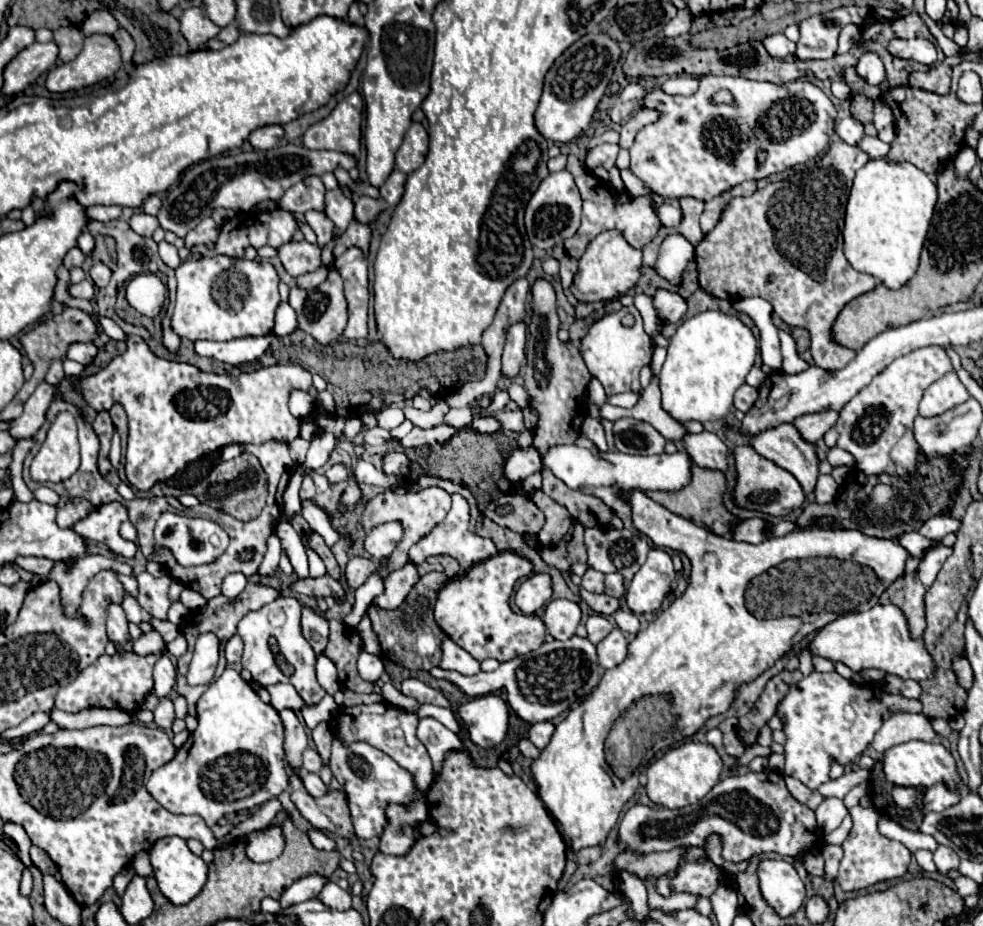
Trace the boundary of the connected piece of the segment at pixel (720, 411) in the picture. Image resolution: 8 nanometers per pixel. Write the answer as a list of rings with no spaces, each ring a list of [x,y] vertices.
[[[704,311],[692,319],[686,319],[668,345],[668,355],[660,371],[660,391],[662,409],[680,423],[686,421],[718,421],[730,413],[734,391],[744,383],[746,373],[754,365],[758,353],[758,343],[752,331],[734,315],[724,315],[718,311]]]

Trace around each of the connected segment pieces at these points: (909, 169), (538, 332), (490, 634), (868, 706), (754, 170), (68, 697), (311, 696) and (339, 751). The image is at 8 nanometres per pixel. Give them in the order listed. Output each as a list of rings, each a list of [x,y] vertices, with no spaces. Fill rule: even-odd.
[[[870,159],[856,171],[846,205],[844,255],[856,271],[872,275],[890,289],[906,285],[918,269],[920,251],[936,205],[936,185],[912,163]]]
[[[536,279],[532,283],[532,317],[528,321],[528,341],[526,341],[526,373],[524,387],[530,395],[530,407],[538,413],[538,425],[534,429],[534,447],[544,455],[548,447],[562,443],[576,443],[580,437],[580,427],[588,415],[586,387],[590,381],[590,371],[584,367],[578,347],[572,343],[562,343],[558,339],[558,313],[554,287],[546,279]]]
[[[498,551],[492,559],[476,563],[464,575],[454,575],[446,583],[434,605],[434,619],[438,627],[462,649],[466,649],[476,661],[488,657],[504,663],[534,651],[544,643],[546,627],[540,615],[518,615],[510,609],[510,595],[516,583],[532,575],[532,563],[514,551]]]
[[[836,671],[810,673],[792,685],[784,701],[778,705],[778,717],[784,719],[784,733],[788,737],[784,745],[784,775],[802,781],[806,787],[820,787],[828,781],[832,759],[838,759],[842,765],[854,763],[872,743],[872,737],[884,719],[898,711],[920,713],[922,707],[916,699],[890,695],[876,685],[856,685]]]
[[[704,75],[700,89],[692,97],[672,97],[662,89],[646,93],[638,83],[628,83],[609,111],[612,123],[622,123],[636,107],[656,109],[660,111],[660,119],[638,131],[630,147],[630,169],[664,199],[694,197],[710,201],[742,181],[764,179],[806,163],[828,145],[836,123],[832,101],[806,79],[792,81],[792,85],[774,85],[742,77]],[[720,89],[728,89],[734,95],[738,103],[734,109],[736,115],[732,115],[732,111],[720,111],[720,105],[710,103],[710,95]],[[750,147],[754,147],[754,151],[758,147],[768,151],[764,167],[756,163],[748,167],[748,163],[742,161],[742,157],[746,159],[750,155]]]
[[[120,651],[116,655],[102,655],[96,663],[84,669],[76,681],[62,687],[56,695],[56,707],[68,713],[78,713],[88,707],[114,707],[126,713],[138,709],[144,697],[152,689],[152,667],[160,655],[138,657],[132,651]]]
[[[278,597],[272,603],[266,603],[260,611],[252,611],[244,615],[244,619],[238,623],[238,635],[244,641],[244,655],[242,655],[242,667],[252,673],[252,679],[258,681],[260,685],[274,685],[274,683],[292,683],[298,691],[298,695],[304,699],[306,705],[316,705],[326,691],[320,687],[316,679],[316,653],[312,645],[302,637],[300,631],[300,603],[294,597]],[[276,637],[282,655],[286,661],[294,667],[294,673],[286,677],[270,651],[268,639]]]
[[[334,739],[332,755],[330,755],[330,769],[348,795],[352,823],[354,823],[356,835],[362,839],[380,837],[384,833],[384,827],[388,823],[386,809],[390,803],[408,807],[416,801],[426,801],[426,791],[420,791],[416,787],[414,775],[410,771],[404,771],[392,757],[388,757],[386,753],[382,753],[380,749],[368,743],[360,741],[350,747],[344,747],[340,739]]]

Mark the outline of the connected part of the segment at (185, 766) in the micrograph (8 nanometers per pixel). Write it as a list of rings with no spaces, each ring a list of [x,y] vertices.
[[[226,667],[226,671],[208,685],[206,693],[198,699],[198,727],[190,733],[188,741],[178,749],[176,757],[164,767],[156,769],[148,781],[148,791],[152,797],[170,813],[200,815],[208,827],[216,825],[220,817],[244,809],[254,809],[268,799],[278,797],[288,789],[288,773],[284,761],[284,731],[278,711],[264,703],[258,693],[246,683],[238,671]]]

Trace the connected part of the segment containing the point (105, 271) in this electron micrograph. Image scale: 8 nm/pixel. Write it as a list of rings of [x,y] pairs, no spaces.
[[[96,261],[92,265],[92,269],[90,269],[90,277],[92,277],[96,287],[106,287],[108,281],[110,281],[110,275],[112,275],[112,271],[104,263],[100,263],[100,261]]]

